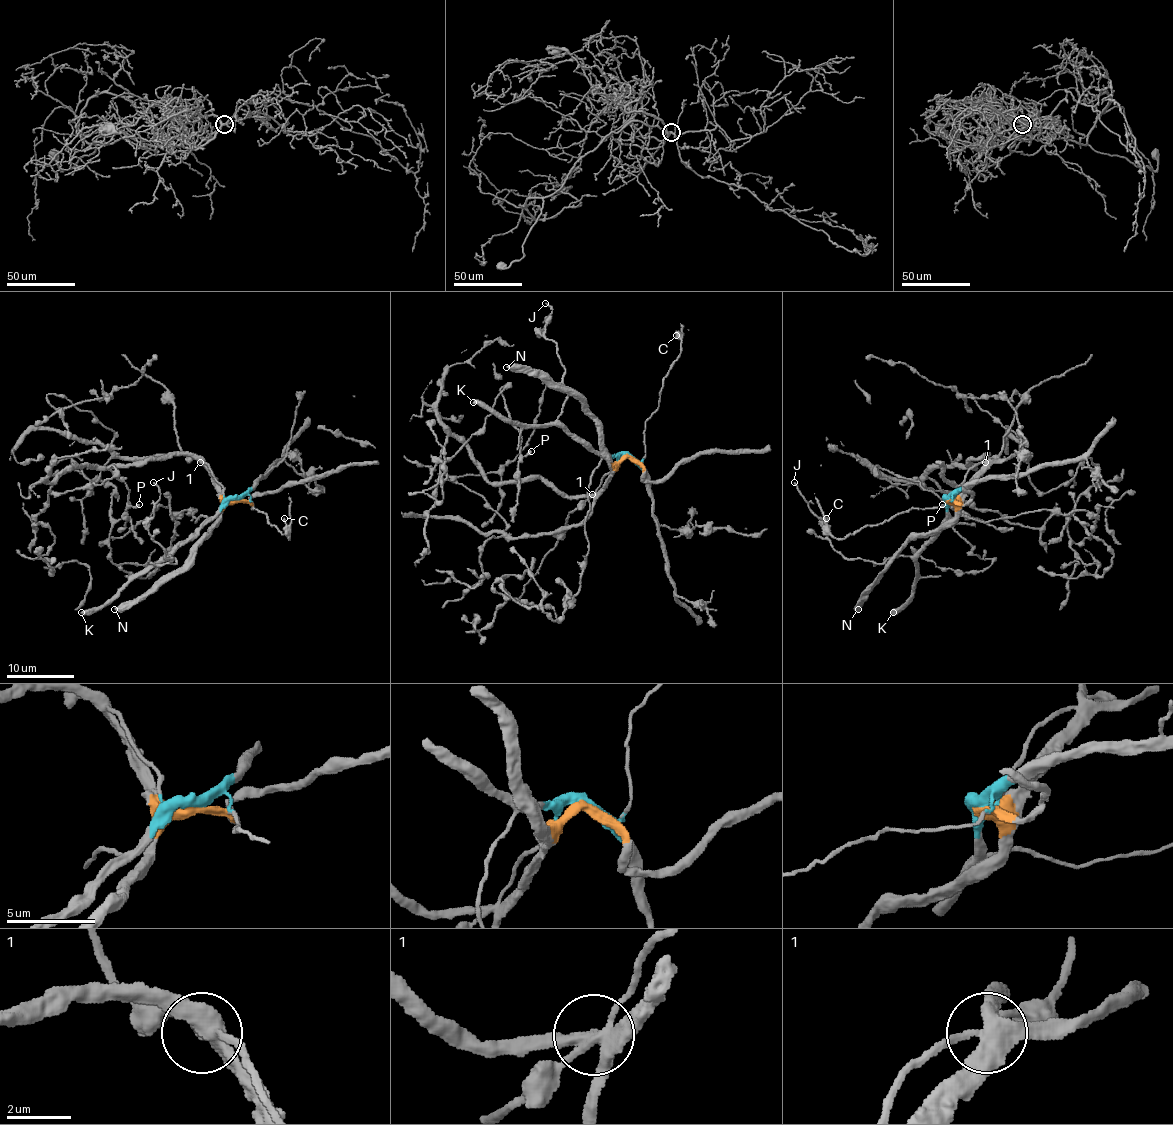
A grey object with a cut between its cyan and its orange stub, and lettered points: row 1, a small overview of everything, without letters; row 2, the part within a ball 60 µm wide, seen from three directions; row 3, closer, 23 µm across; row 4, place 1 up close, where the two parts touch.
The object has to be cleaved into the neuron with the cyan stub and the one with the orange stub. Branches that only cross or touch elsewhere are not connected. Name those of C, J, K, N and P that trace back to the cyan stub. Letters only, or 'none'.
C, J, K

